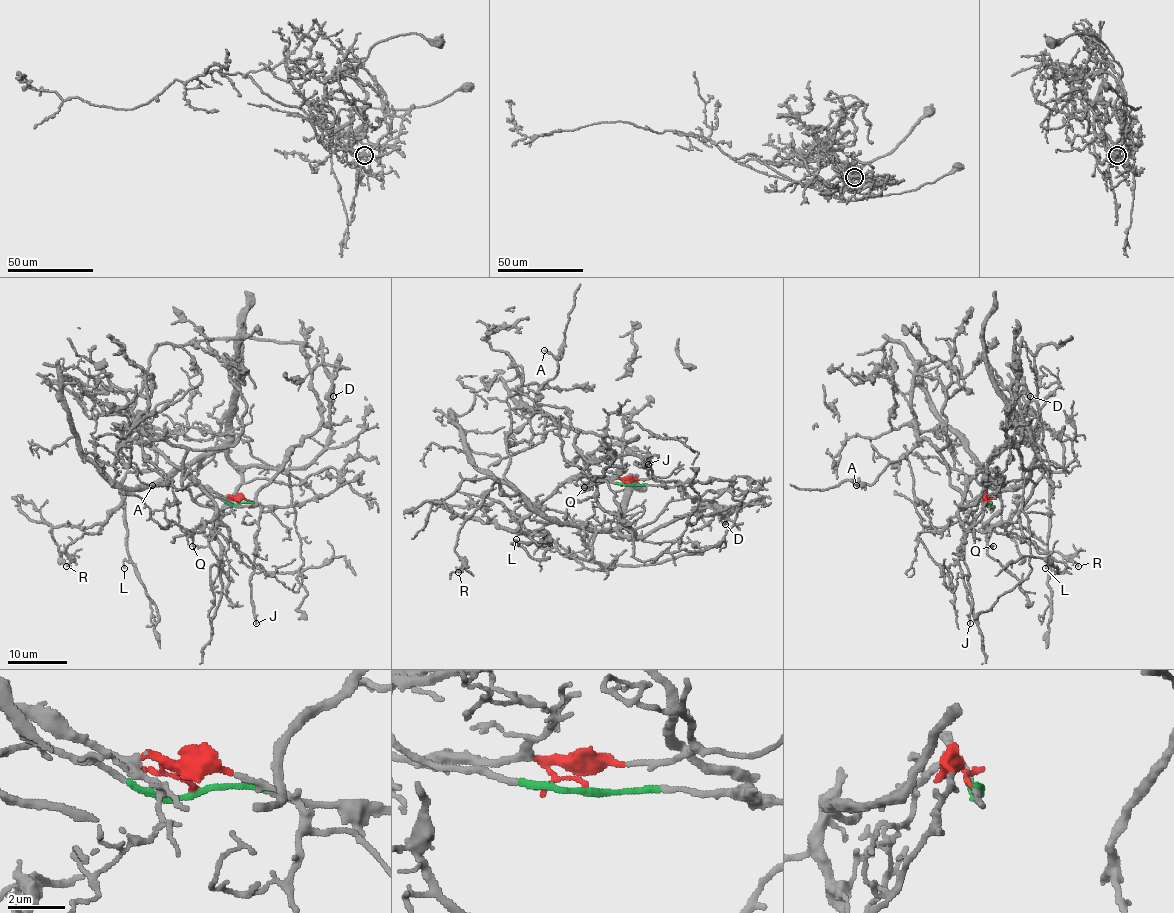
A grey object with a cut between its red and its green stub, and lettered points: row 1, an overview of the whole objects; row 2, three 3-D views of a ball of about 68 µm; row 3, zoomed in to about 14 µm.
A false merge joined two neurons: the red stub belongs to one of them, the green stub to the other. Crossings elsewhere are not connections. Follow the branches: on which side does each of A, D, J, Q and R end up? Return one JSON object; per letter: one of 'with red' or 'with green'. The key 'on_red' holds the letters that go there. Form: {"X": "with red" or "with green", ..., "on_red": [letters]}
{"A": "with green", "D": "with green", "J": "with red", "Q": "with green", "R": "with green", "on_red": ["J"]}

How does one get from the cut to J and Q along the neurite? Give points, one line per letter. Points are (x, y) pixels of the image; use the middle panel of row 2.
J: (630, 485), (629, 482), (635, 479), (652, 476), (648, 458), (645, 462), (642, 461), (643, 465), (648, 464)
Q: (630, 485), (719, 479), (731, 488), (672, 500), (652, 522), (635, 528), (597, 501), (599, 480), (584, 488)

